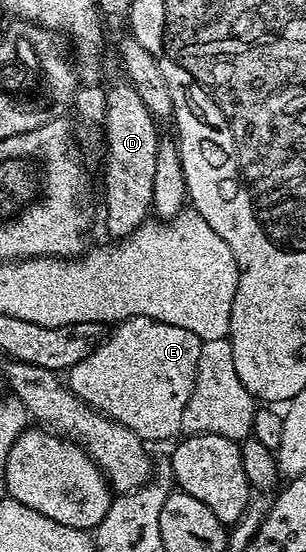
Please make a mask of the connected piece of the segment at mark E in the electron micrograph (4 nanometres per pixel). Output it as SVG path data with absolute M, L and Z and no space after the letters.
M133 317L118 323L95 352L67 372L67 385L80 400L131 428L144 442L167 440L182 431L182 416L192 394L202 339L178 325Z

